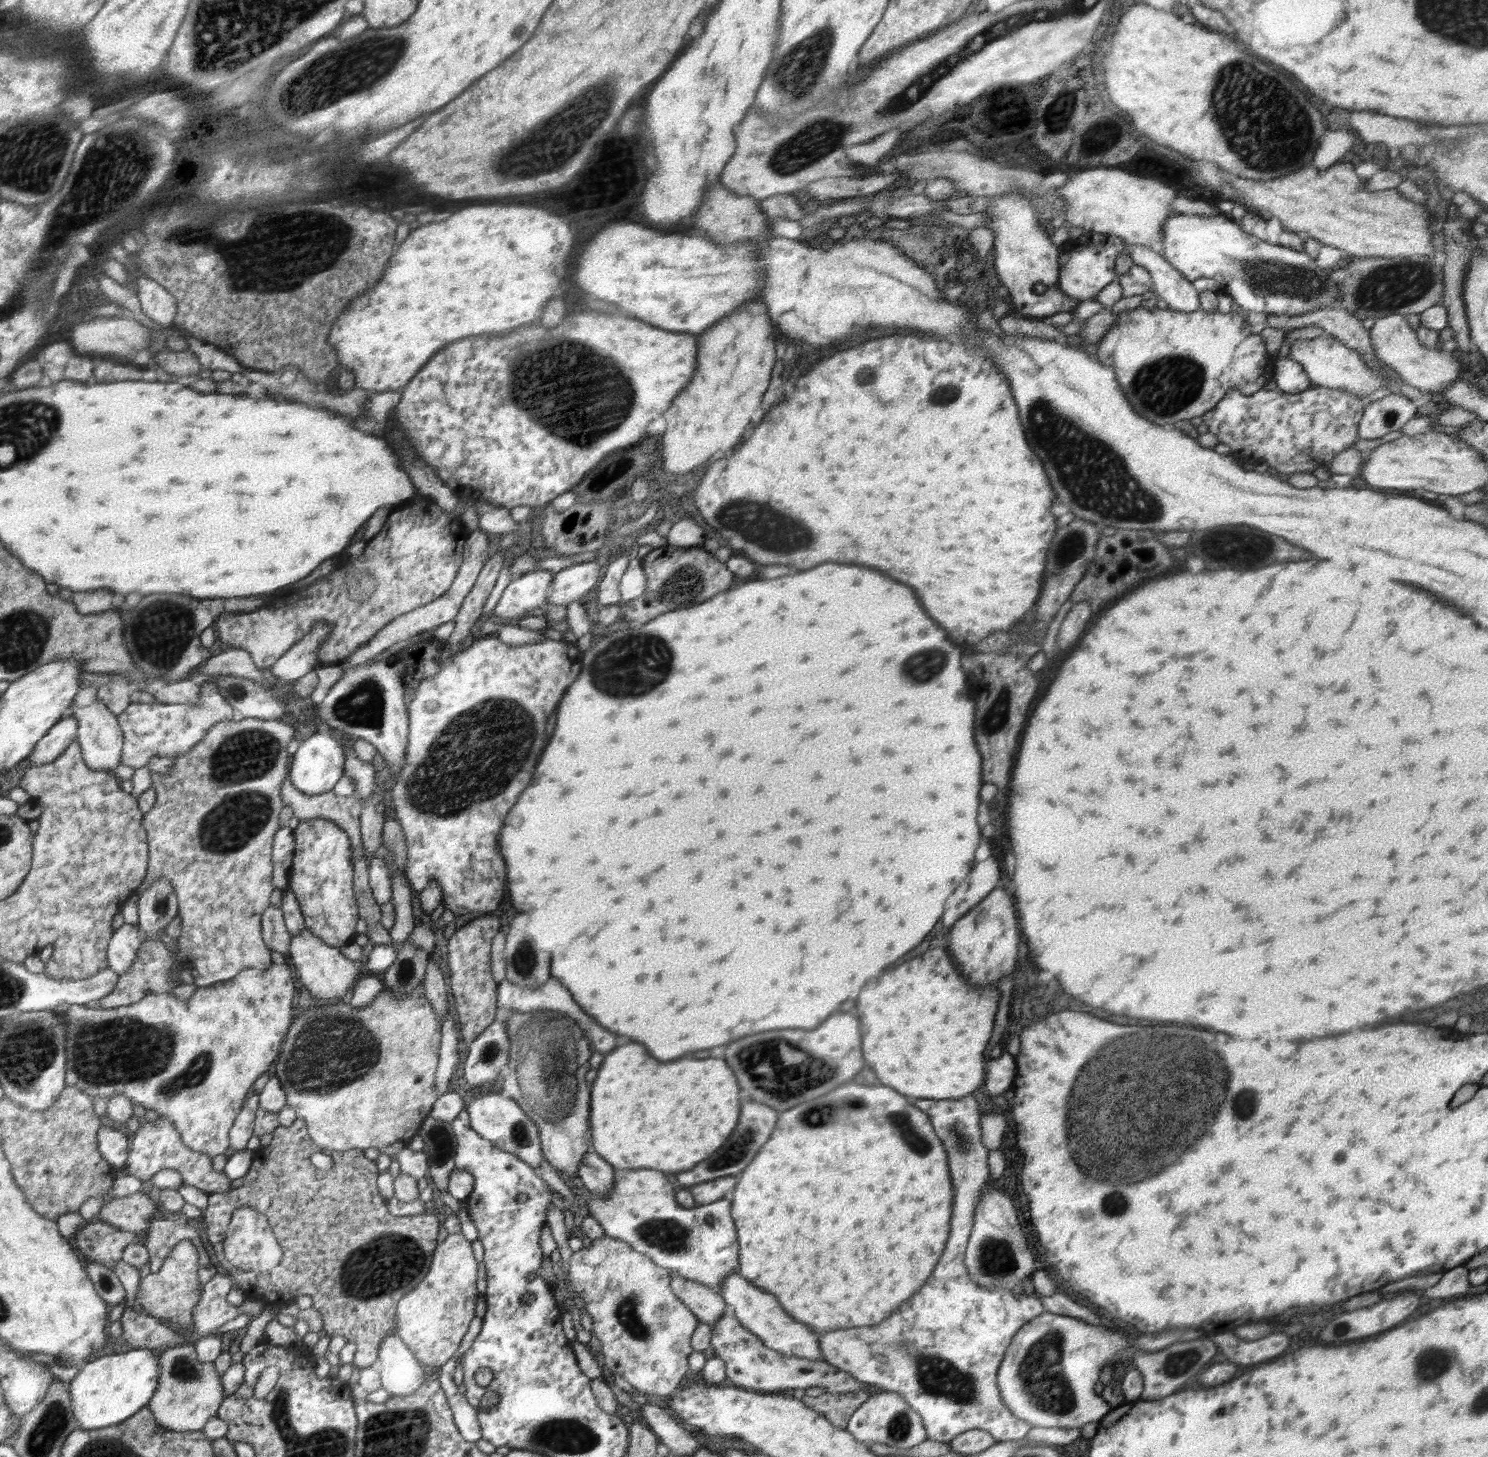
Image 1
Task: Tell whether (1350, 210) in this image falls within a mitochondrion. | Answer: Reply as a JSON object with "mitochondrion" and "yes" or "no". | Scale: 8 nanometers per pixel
{"mitochondrion":"no"}

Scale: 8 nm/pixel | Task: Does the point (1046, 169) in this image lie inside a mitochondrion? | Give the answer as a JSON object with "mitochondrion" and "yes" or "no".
{"mitochondrion":"no"}

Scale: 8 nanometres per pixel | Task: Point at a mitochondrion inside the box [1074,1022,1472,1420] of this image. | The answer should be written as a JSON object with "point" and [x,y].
{"point":[1367,1203]}

